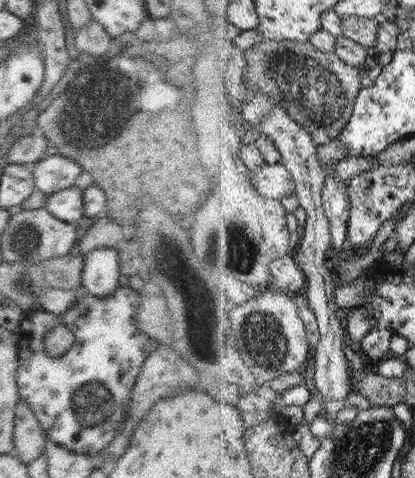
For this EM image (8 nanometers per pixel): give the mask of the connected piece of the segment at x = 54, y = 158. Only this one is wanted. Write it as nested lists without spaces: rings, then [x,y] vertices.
[[[60,153],[45,156],[31,166],[36,189],[46,194],[55,193],[76,184],[78,176],[83,171],[78,162]]]

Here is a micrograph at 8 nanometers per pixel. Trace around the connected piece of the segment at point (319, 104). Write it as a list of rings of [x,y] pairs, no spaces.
[[[264,39],[256,44],[246,54],[242,55],[242,64],[238,72],[238,80],[245,94],[258,93],[267,98],[273,98],[277,104],[284,105],[284,108],[298,120],[304,130],[314,136],[318,144],[328,144],[337,140],[342,131],[348,127],[353,117],[356,100],[360,92],[364,90],[362,76],[365,67],[349,65],[339,55],[324,53],[314,44],[310,46],[308,41],[277,41]]]

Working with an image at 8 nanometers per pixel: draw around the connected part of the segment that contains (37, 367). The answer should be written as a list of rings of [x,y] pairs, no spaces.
[[[129,285],[102,297],[85,289],[83,295],[76,299],[76,303],[60,315],[68,331],[74,333],[74,344],[64,356],[60,356],[60,360],[36,358],[37,348],[44,346],[45,333],[56,324],[56,316],[44,311],[43,308],[38,308],[38,310],[27,312],[20,322],[19,329],[14,334],[19,343],[20,364],[16,377],[19,399],[32,408],[45,436],[56,444],[68,450],[95,457],[124,429],[136,377],[140,373],[144,360],[159,346],[155,339],[136,327],[134,316],[138,305],[140,305],[139,292],[130,288]]]

